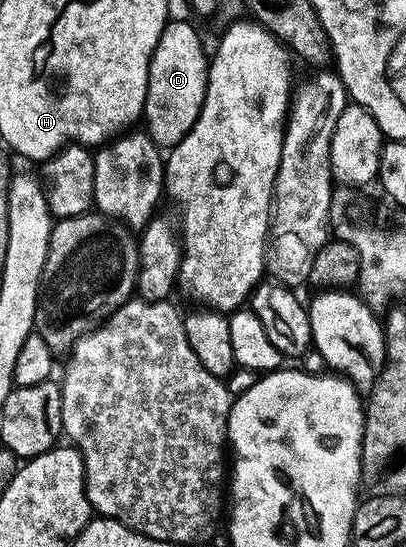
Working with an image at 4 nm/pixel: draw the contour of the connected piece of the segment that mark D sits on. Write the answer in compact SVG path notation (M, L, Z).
M168 21L161 32L161 40L157 40L157 48L153 48L153 56L149 64L149 80L147 81L147 95L143 105L142 121L147 122L145 133L155 141L160 148L176 146L197 124L199 113L205 100L207 91L207 67L209 65L208 51L203 51L203 42L199 34L187 22Z

